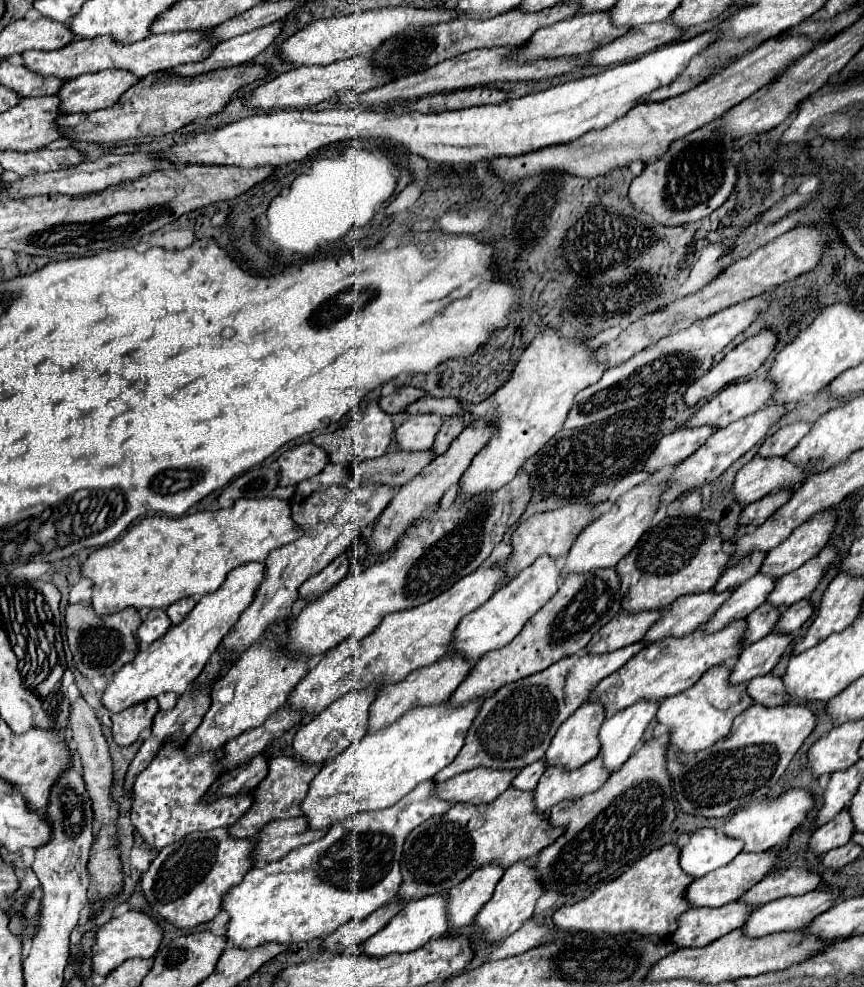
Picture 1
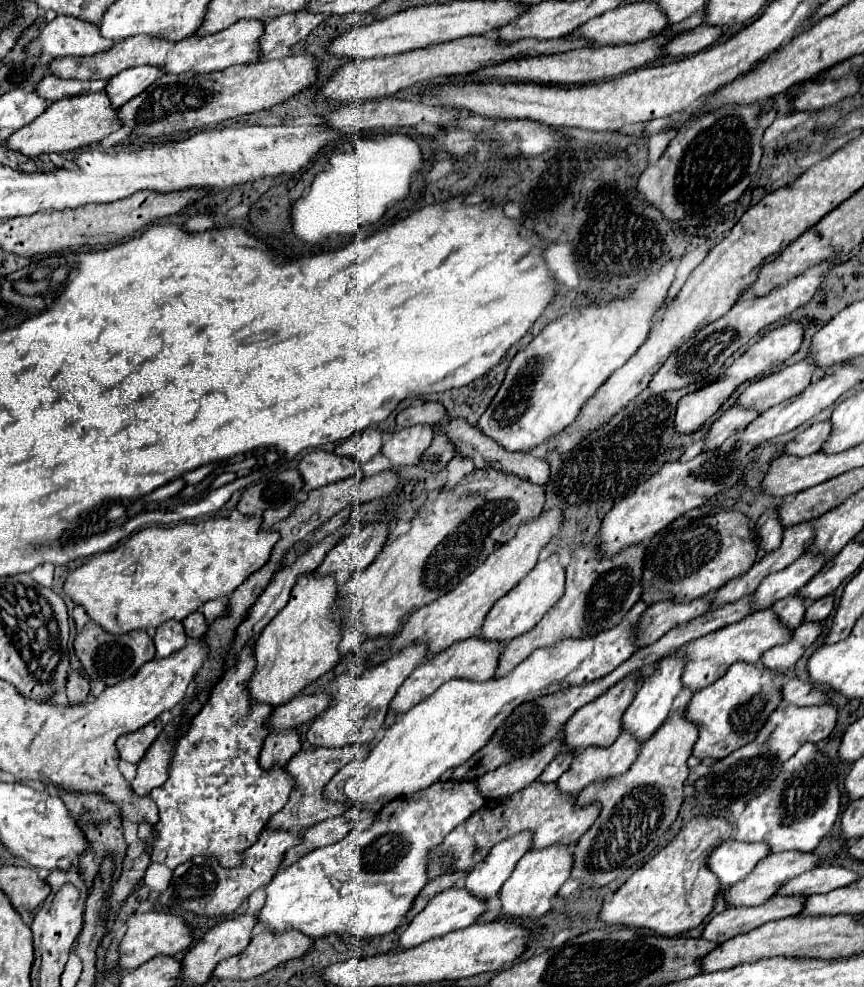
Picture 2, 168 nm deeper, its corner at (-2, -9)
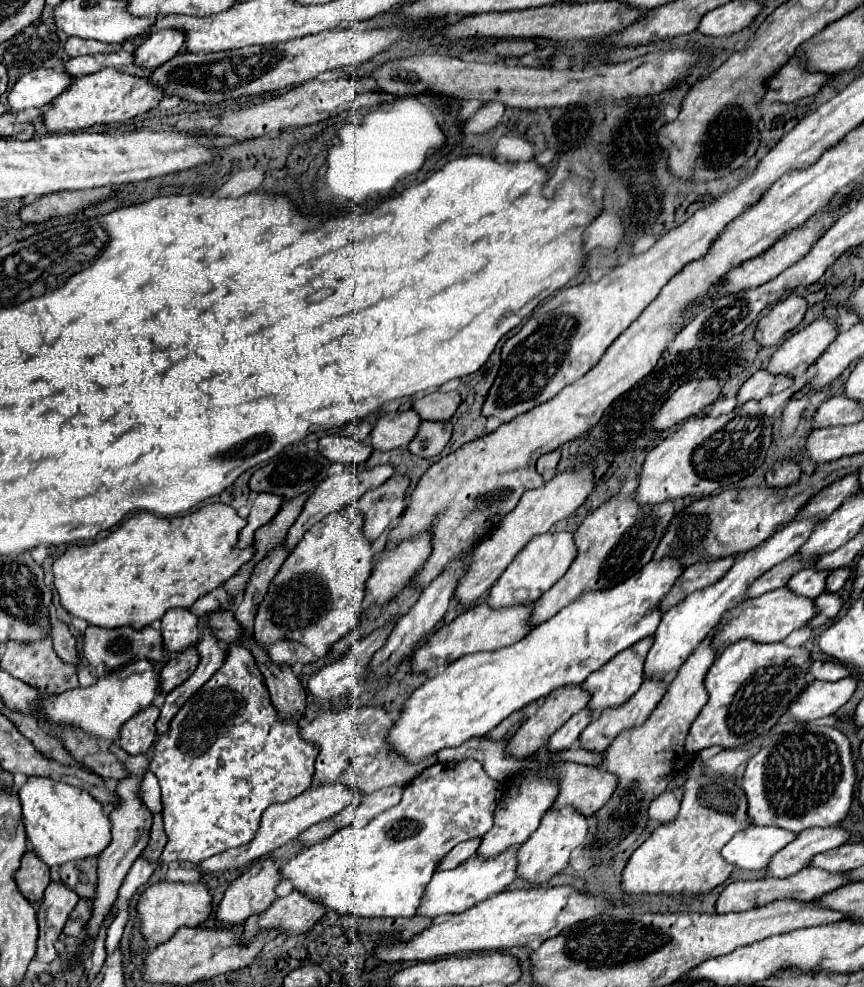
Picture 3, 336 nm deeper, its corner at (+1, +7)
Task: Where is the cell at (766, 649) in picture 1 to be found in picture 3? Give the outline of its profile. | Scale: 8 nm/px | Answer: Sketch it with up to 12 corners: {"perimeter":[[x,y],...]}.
{"perimeter":[[832,592],[816,600],[816,618],[810,628],[818,628],[838,616],[842,596]]}

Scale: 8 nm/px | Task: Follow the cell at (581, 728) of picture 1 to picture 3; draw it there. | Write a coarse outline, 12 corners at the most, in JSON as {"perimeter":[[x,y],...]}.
{"perimeter":[[654,636],[608,660],[582,688],[600,714],[624,704],[644,682]]}

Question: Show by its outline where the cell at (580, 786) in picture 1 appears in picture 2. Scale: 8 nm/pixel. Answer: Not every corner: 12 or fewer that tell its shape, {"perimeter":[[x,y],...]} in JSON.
{"perimeter":[[623,732],[609,748],[587,748],[555,784],[575,796],[597,780],[623,776],[639,742]]}

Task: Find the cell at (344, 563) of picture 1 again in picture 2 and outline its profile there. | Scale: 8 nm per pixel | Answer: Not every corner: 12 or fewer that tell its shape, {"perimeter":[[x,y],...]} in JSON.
{"perimeter":[[387,522],[347,534],[317,576],[365,570],[387,540]]}

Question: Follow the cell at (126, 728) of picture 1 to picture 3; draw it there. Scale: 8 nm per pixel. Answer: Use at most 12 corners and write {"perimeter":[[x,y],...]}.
{"perimeter":[[156,706],[140,710],[120,728],[118,746],[146,754],[156,740]]}

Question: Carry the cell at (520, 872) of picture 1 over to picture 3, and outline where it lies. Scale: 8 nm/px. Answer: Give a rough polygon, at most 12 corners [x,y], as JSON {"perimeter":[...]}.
{"perimeter":[[550,808],[518,850],[518,876],[536,884],[568,864],[588,820]]}

